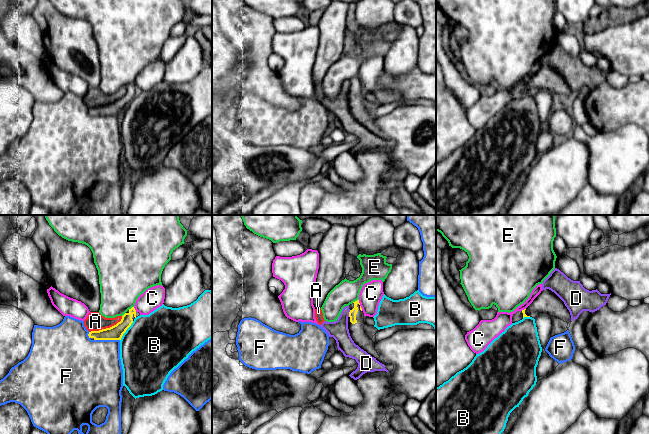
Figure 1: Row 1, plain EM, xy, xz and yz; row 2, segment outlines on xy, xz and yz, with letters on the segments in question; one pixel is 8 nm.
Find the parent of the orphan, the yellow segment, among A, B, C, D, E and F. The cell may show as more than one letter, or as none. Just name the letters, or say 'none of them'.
none of them

